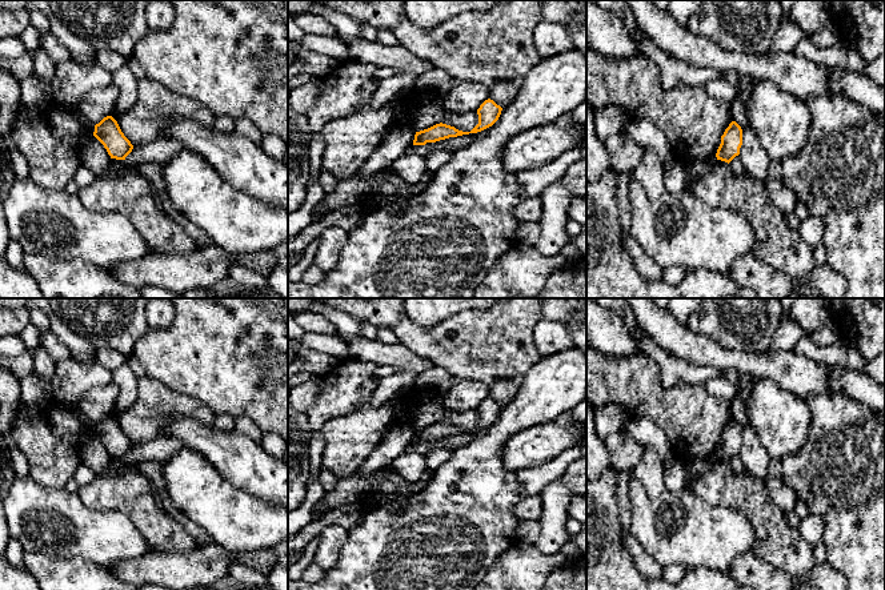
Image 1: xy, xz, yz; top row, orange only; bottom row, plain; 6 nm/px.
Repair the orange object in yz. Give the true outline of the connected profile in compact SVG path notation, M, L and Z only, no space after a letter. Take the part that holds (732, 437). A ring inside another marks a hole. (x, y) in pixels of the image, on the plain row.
M732 420L721 434L721 442L716 451L717 458L729 462L736 454L740 453L741 443L742 428L736 420Z

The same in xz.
M488 397L477 408L478 422L470 430L462 430L454 425L440 421L428 428L416 430L413 443L425 443L427 441L436 441L449 436L481 430L492 425L498 418L501 409L502 406L500 404Z

